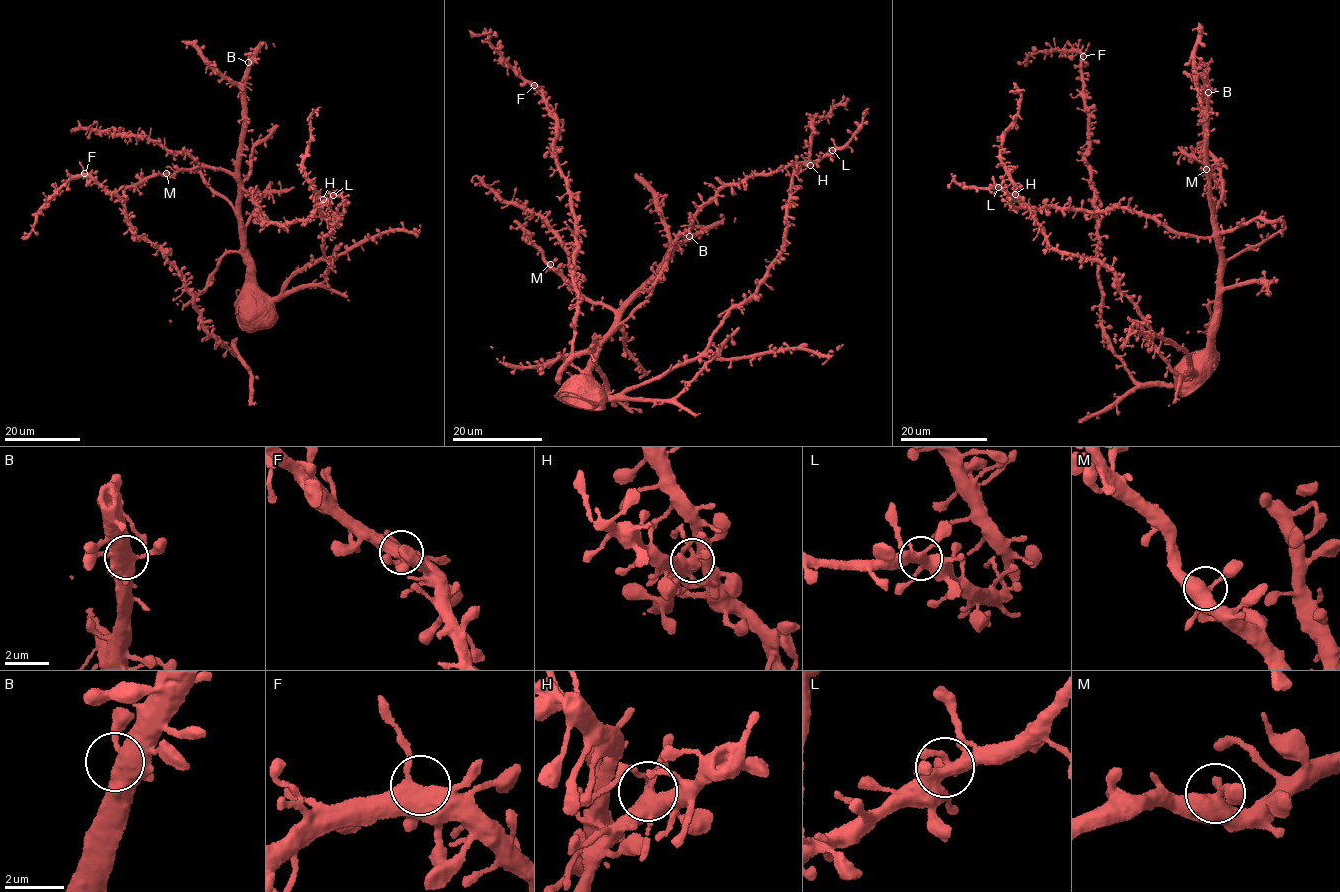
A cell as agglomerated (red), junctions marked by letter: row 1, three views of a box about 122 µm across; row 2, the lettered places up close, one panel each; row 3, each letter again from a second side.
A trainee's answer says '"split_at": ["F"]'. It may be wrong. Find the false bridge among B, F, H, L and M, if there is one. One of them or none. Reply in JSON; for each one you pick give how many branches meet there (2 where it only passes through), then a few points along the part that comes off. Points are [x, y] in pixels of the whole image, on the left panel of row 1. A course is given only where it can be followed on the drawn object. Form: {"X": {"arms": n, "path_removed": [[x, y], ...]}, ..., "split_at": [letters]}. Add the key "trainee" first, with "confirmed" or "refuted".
{"trainee": "refuted", "split_at": []}

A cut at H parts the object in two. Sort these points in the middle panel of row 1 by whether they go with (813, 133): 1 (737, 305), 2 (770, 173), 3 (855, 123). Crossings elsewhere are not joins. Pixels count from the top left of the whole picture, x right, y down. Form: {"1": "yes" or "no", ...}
{"1": "yes", "2": "no", "3": "no"}

